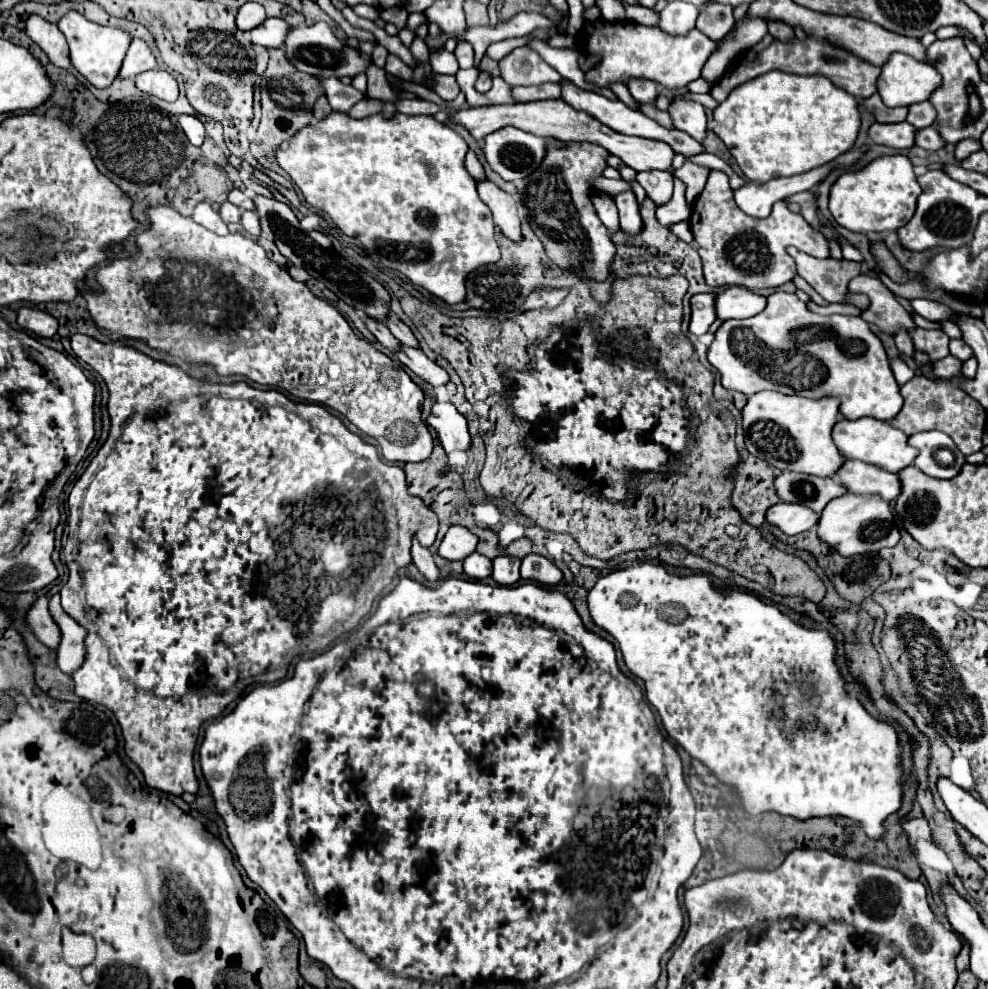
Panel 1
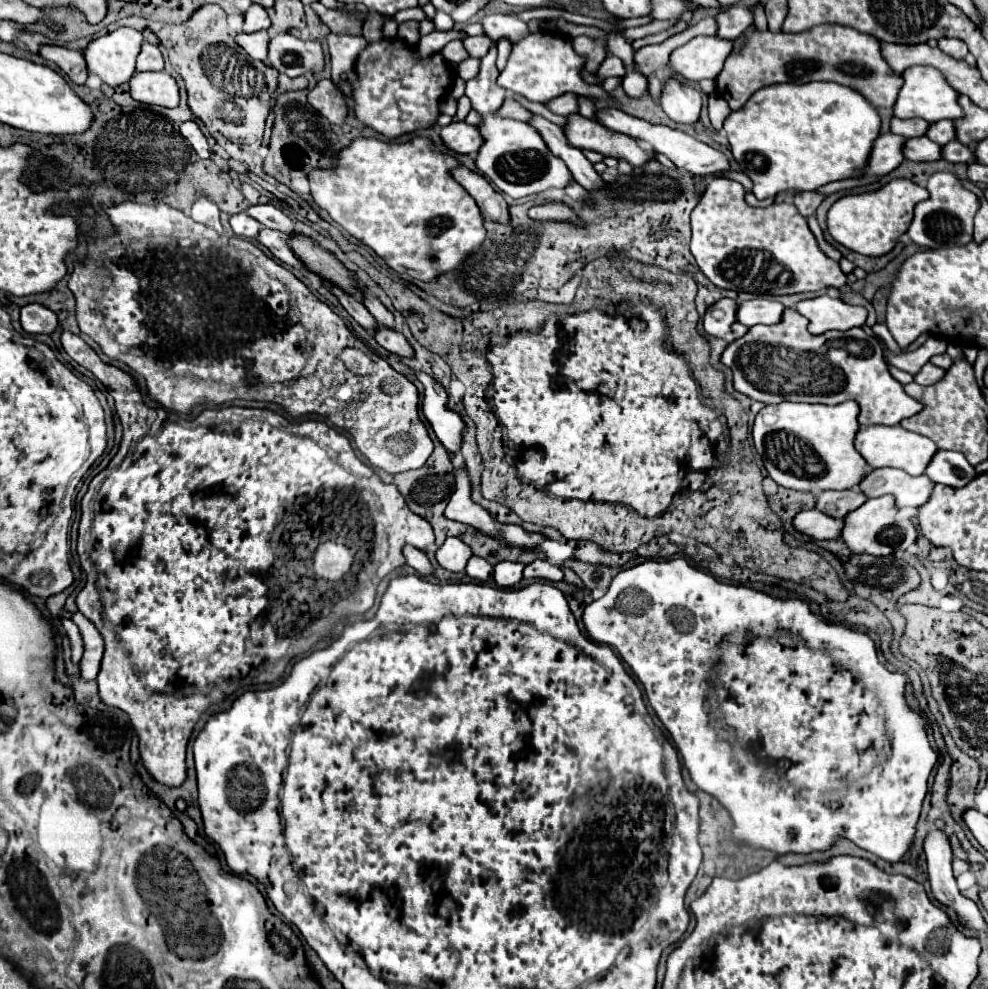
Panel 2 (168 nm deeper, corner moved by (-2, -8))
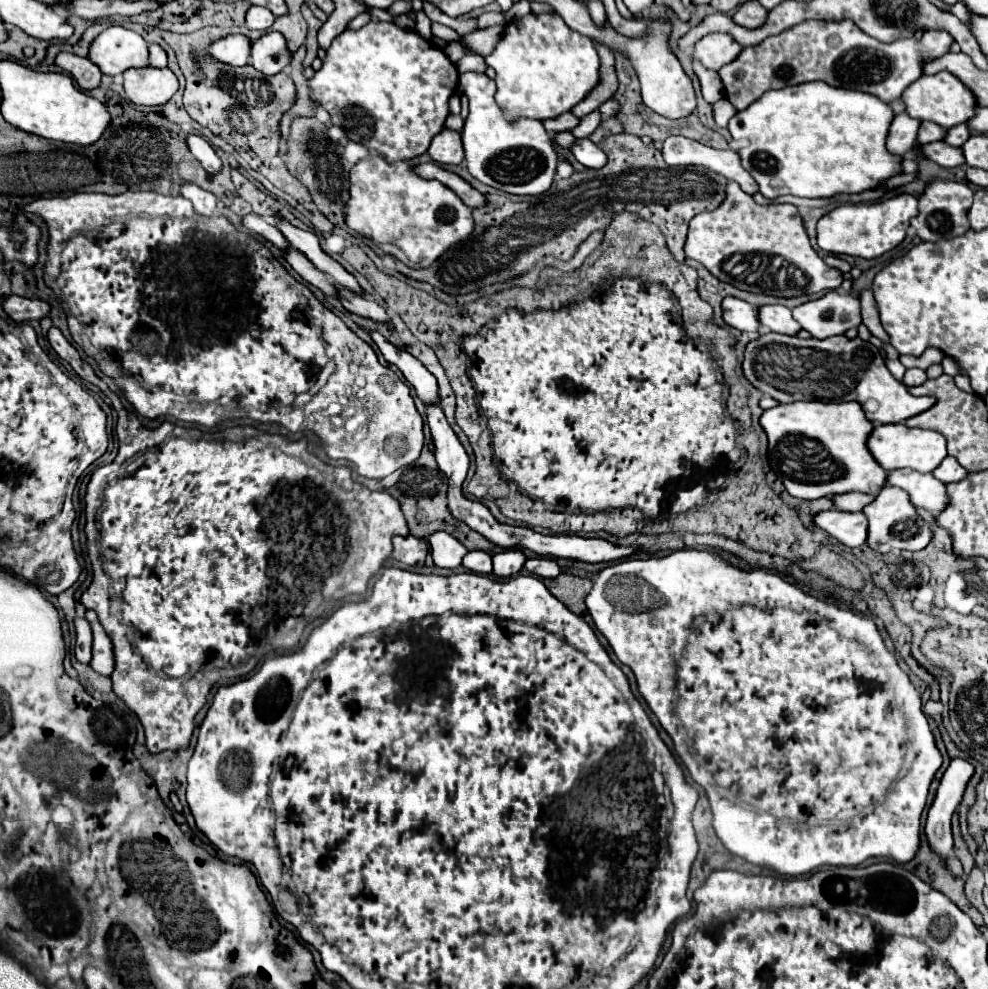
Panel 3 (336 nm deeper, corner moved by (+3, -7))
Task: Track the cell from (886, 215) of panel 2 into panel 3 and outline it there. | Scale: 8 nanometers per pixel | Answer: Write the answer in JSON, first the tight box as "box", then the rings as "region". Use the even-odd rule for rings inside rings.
{"box":[817,193,917,259],"region":[[[909,193],[895,195],[881,203],[839,205],[817,223],[817,245],[833,255],[853,255],[863,259],[875,259],[905,239],[909,219],[917,215],[917,197]]]}

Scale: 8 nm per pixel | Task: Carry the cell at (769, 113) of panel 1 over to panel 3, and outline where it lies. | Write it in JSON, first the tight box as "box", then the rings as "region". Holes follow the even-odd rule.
{"box":[729,81,901,197],"region":[[[813,81],[799,87],[783,87],[763,93],[755,103],[751,103],[751,107],[737,111],[737,115],[731,117],[729,133],[735,141],[743,143],[737,153],[743,167],[759,183],[759,193],[763,197],[831,197],[835,193],[859,193],[873,189],[883,179],[889,179],[901,171],[901,157],[885,151],[885,137],[891,119],[891,107],[873,95]]]}

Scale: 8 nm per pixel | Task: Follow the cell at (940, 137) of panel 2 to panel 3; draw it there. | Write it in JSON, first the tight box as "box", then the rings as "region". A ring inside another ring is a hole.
{"box":[945,125,969,147],"region":[[[955,125],[955,127],[949,127],[947,129],[947,135],[945,135],[945,143],[951,145],[951,147],[961,147],[967,139],[969,139],[969,129],[967,125]]]}

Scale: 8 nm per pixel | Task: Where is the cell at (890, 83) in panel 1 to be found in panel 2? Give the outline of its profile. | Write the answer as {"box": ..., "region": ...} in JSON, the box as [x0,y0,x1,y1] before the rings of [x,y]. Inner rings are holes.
{"box":[894,66,964,124],"region":[[[912,66],[902,74],[904,86],[898,94],[894,116],[896,118],[924,118],[926,122],[934,124],[938,120],[958,120],[964,116],[964,110],[958,104],[958,92],[948,84],[944,74],[932,66]]]}

